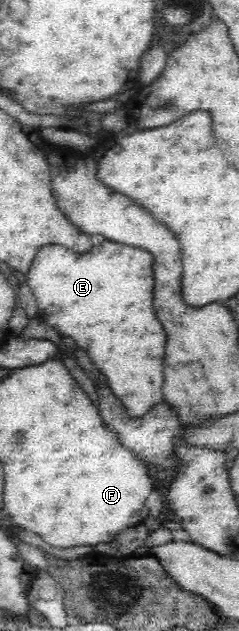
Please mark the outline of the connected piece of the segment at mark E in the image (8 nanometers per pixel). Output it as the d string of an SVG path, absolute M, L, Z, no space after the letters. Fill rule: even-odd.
M107 240L87 254L73 254L65 246L45 246L39 250L27 274L27 284L33 288L37 298L37 314L55 330L71 336L81 348L91 354L91 360L105 374L111 390L119 396L120 404L127 409L127 416L145 418L163 400L163 354L167 336L159 318L155 316L151 302L151 286L155 286L155 278L151 278L153 258L141 250L143 249Z

